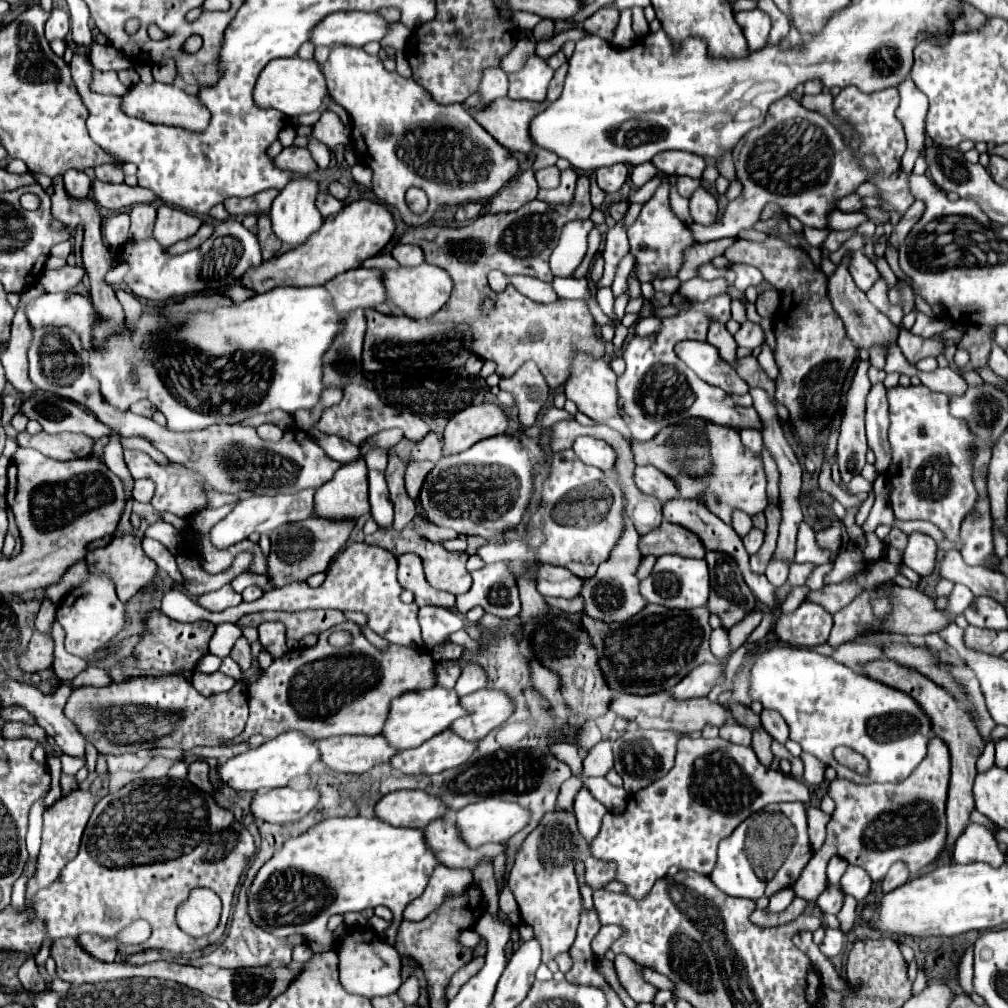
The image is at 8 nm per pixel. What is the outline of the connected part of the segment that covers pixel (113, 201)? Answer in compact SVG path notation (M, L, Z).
M94 180L94 200L108 210L122 210L130 208L134 204L152 204L158 202L158 196L150 192L148 188L140 186L126 186L126 184L106 184L100 180Z

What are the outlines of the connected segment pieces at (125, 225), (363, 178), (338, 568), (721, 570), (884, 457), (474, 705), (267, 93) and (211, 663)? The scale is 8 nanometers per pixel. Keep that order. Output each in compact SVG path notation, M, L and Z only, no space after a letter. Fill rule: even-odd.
M126 212L112 214L104 224L104 240L110 246L122 246L128 240L128 228L130 228L130 216Z
M356 164L356 166L352 168L352 178L354 178L358 184L364 184L364 186L370 188L370 184L372 184L372 170L366 168L366 166L362 166L362 164Z
M352 542L346 546L328 566L328 578L322 586L310 588L306 582L298 584L286 584L282 588L276 588L272 592L266 592L262 598L254 602L240 602L238 606L226 608L222 612L210 612L202 606L198 606L190 596L178 590L170 590L160 600L160 610L176 618L178 622L196 622L196 620L208 620L212 624L222 622L236 622L242 614L250 612L262 612L262 610L306 610L306 608L332 608L332 610L358 610L368 616L368 626L386 638L392 644L408 646L408 648L424 648L420 624L418 624L418 606L416 604L404 604L400 602L402 586L396 580L396 556L380 546L370 546L364 542Z
M706 552L704 560L710 570L710 598L706 608L720 618L724 630L730 630L756 610L754 594L742 582L742 574L728 554Z
M882 382L872 384L868 392L868 404L866 404L866 434L868 434L868 446L876 454L876 468L878 472L884 472L890 464L890 442L888 442L888 400L886 400L886 388Z
M482 688L462 698L462 708L466 708L466 716L454 720L450 730L464 740L476 742L484 738L488 732L498 728L514 710L512 700L502 690Z
M298 56L278 58L272 60L258 76L254 86L254 104L258 104L258 108L274 108L286 116L300 116L318 110L326 94L326 80L316 60L302 60Z
M206 654L200 662L198 662L198 666L196 666L196 670L200 670L200 672L216 672L218 668L220 668L220 658L218 656L212 656L212 654Z

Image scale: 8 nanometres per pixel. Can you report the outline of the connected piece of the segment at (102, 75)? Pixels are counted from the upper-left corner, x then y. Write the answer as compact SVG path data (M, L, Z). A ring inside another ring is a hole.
M92 68L92 72L94 72L94 80L90 82L90 86L94 88L94 92L100 92L100 94L116 94L116 96L124 96L126 94L128 88L118 80L118 74L114 70L102 72L102 70Z

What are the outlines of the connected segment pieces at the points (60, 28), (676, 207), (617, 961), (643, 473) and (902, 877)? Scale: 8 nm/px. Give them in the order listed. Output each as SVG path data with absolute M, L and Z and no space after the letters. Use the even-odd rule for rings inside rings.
M52 10L52 16L46 22L46 40L64 40L70 34L70 16L66 10Z
M677 192L677 201L676 201L676 198L673 197L670 200L670 205L673 212L678 216L678 218L680 218L680 220L682 220L682 222L688 225L692 223L692 219L691 219L690 211L689 211L688 199L683 198Z
M618 954L614 958L614 968L616 968L616 974L618 974L618 980L620 984L624 986L624 990L628 992L628 996L634 1000L634 1002L652 1002L658 989L652 984L648 984L644 978L642 978L642 970L646 966L630 960L626 954Z
M636 466L634 482L640 488L640 492L658 498L660 502L674 500L678 496L676 484L658 468L654 466Z
M894 862L894 864L890 866L890 872L886 874L886 878L884 878L884 882L882 882L882 890L888 892L888 890L892 890L892 888L898 888L900 884L908 882L908 878L910 878L910 872L908 872L906 864Z

